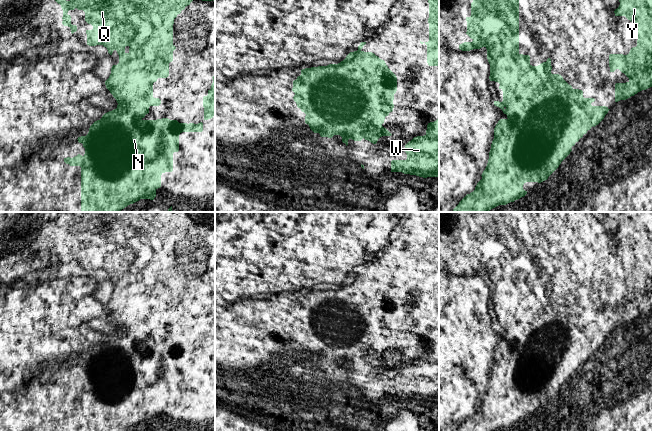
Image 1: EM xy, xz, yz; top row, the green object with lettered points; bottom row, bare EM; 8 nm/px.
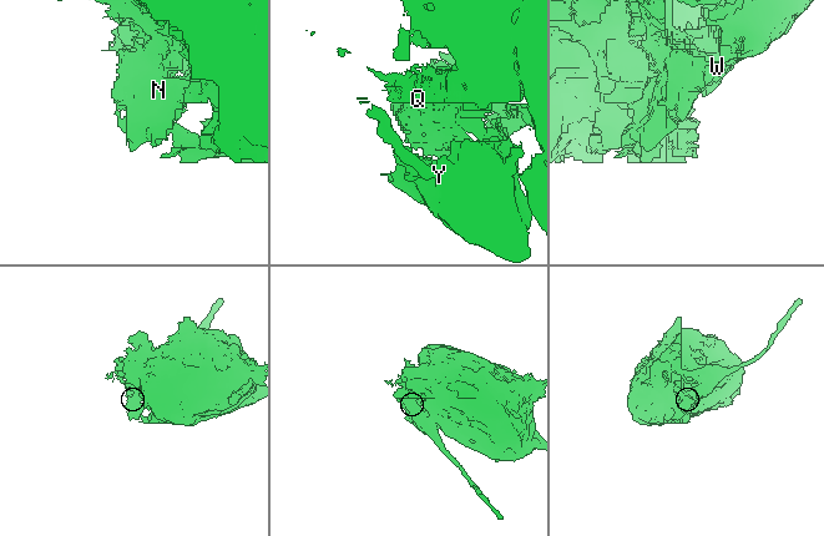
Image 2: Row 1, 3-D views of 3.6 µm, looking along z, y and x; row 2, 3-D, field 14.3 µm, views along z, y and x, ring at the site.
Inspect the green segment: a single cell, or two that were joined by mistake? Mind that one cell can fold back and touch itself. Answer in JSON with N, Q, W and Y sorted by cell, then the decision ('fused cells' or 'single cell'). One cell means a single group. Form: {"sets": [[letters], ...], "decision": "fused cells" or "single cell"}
{"sets": [["N", "W", "Y"], ["Q"]], "decision": "fused cells"}

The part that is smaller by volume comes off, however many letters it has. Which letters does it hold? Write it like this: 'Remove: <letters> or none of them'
Remove: N, W, Y

